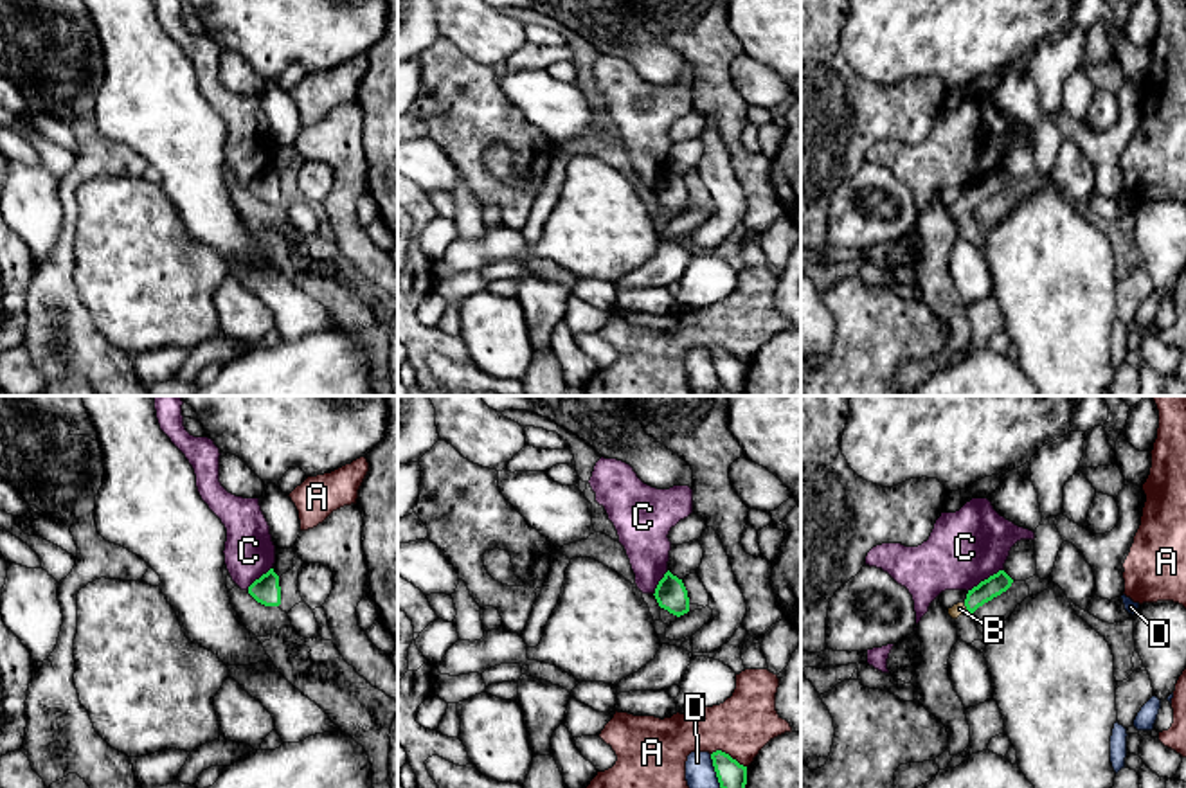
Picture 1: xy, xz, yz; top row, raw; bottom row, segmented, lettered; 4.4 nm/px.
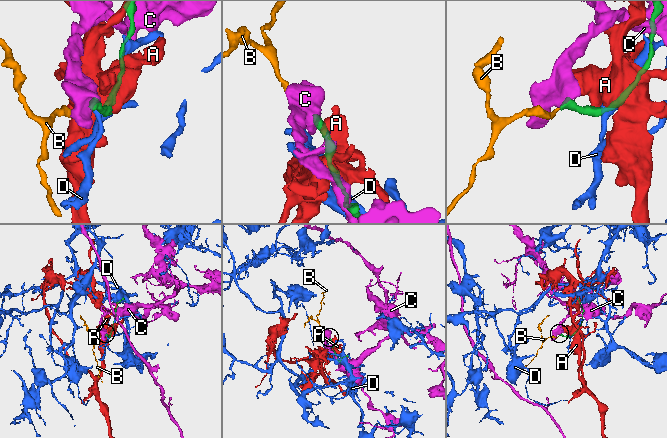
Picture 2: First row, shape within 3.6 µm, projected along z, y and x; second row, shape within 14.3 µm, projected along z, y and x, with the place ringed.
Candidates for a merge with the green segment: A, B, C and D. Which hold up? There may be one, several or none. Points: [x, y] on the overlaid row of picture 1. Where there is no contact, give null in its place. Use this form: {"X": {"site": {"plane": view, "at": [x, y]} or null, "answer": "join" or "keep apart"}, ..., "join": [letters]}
{"A": {"site": {"plane": "xz", "at": [727, 754]}, "answer": "keep apart"}, "B": {"site": {"plane": "yz", "at": [965, 605]}, "answer": "join"}, "C": {"site": {"plane": "yz", "at": [985, 580]}, "answer": "keep apart"}, "D": {"site": {"plane": "xz", "at": [715, 770]}, "answer": "keep apart"}, "join": ["B"]}

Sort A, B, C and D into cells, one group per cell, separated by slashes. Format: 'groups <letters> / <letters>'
groups A / B / C / D

